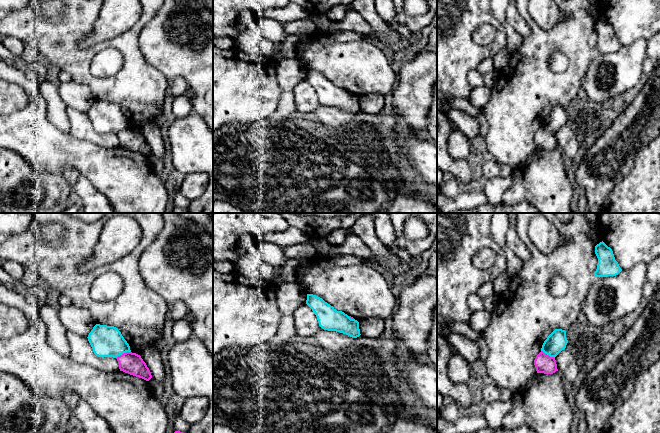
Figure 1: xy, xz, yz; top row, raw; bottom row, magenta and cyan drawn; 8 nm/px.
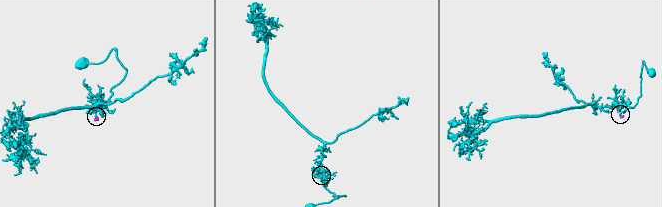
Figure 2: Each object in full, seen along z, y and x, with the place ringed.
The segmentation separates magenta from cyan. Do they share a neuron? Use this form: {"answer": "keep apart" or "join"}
{"answer": "keep apart"}

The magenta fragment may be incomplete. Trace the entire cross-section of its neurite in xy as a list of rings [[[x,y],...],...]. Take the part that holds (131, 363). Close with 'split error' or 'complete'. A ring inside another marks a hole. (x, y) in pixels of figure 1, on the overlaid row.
[[[126,352],[117,358],[119,369],[130,375],[149,381],[152,378],[151,372],[140,355]]] | complete

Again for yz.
[[[541,351],[534,360],[537,373],[553,374],[557,369],[556,360]]] | complete

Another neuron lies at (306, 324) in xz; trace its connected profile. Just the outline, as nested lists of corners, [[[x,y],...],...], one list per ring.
[[[306,304],[300,305],[293,313],[295,329],[298,336],[313,337],[322,330],[312,309]]]

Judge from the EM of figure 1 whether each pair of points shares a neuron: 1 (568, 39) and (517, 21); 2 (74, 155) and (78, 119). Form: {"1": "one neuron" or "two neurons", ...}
{"1": "two neurons", "2": "two neurons"}

